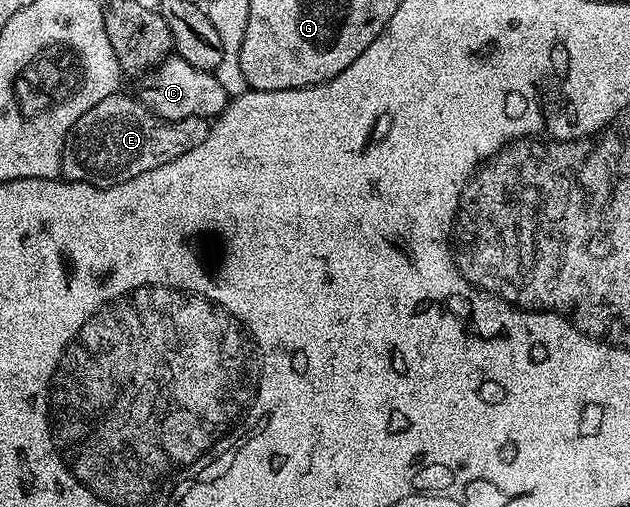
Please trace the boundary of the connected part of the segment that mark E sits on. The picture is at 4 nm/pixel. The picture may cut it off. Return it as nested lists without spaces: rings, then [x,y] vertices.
[[[118,93],[99,101],[75,121],[75,125],[65,137],[63,157],[61,158],[61,175],[70,183],[86,183],[92,187],[114,187],[123,181],[131,181],[141,173],[151,169],[159,169],[159,165],[167,165],[167,161],[175,161],[175,157],[183,157],[197,145],[207,141],[207,133],[211,126],[210,120],[199,117],[186,119],[161,119],[141,104],[140,98],[133,99],[126,93]]]

